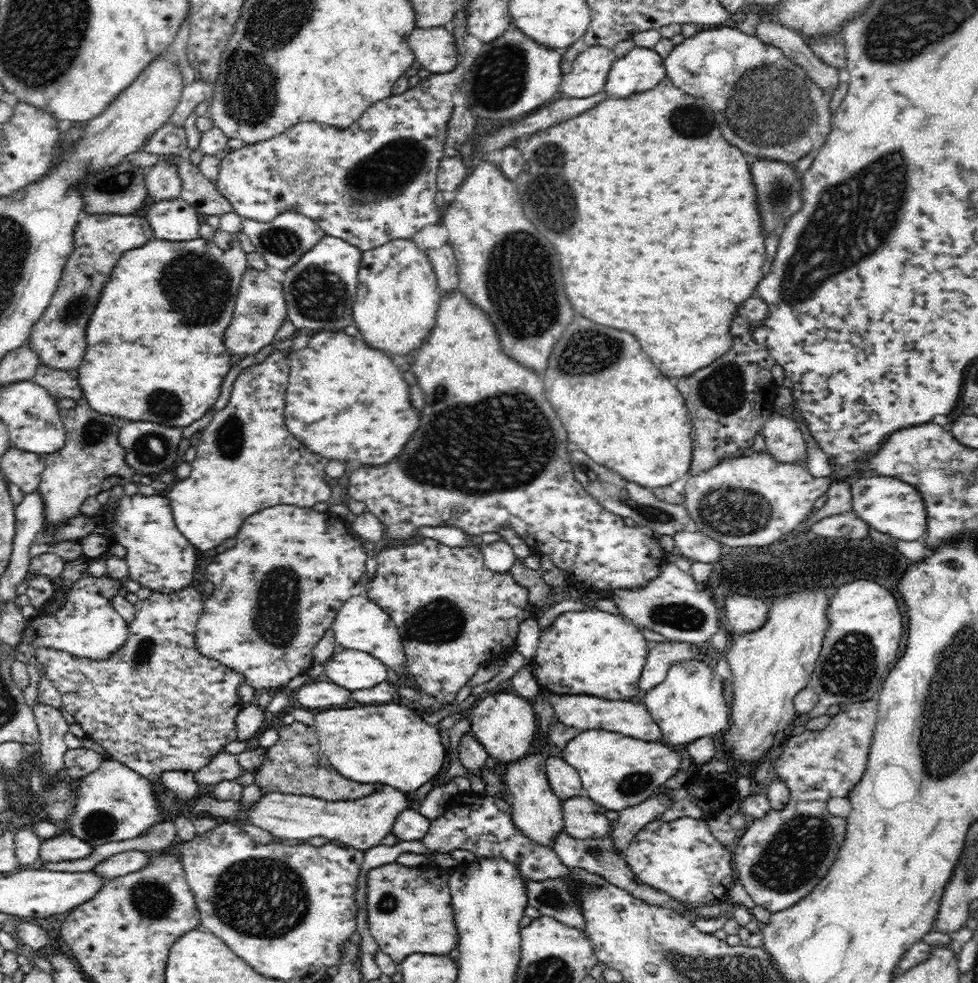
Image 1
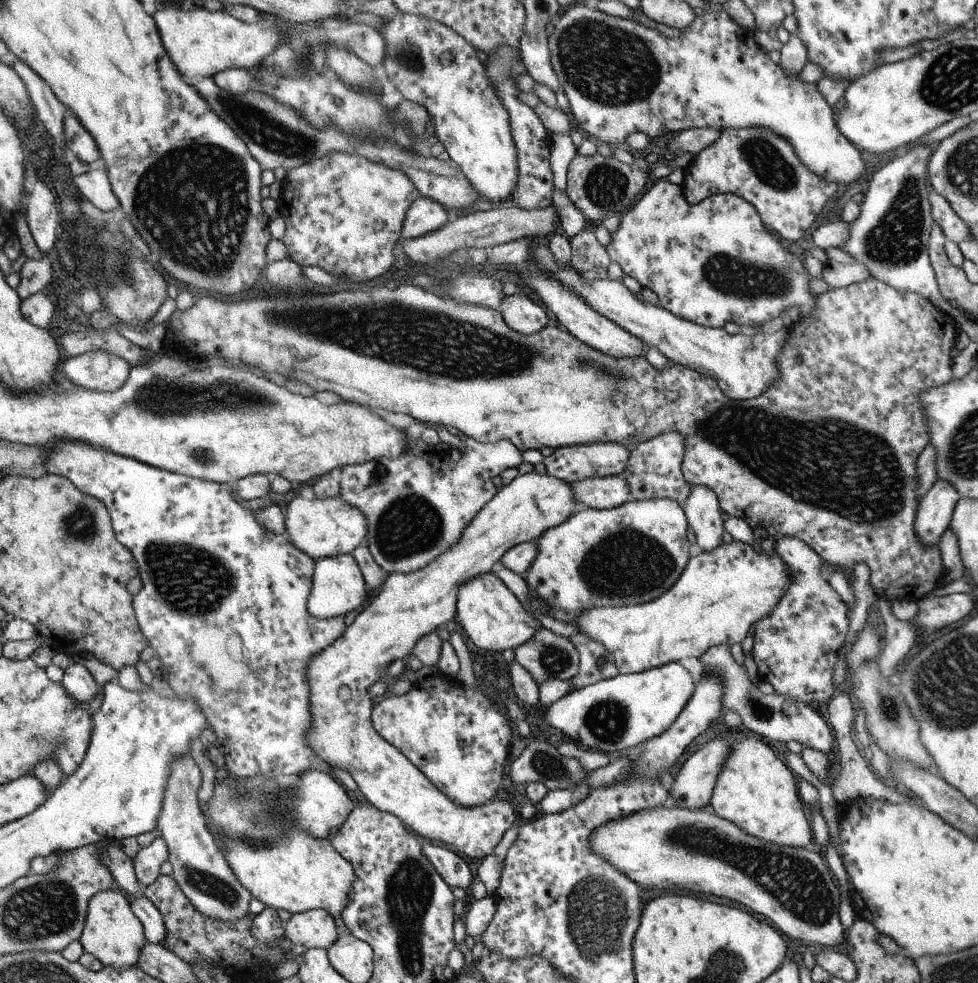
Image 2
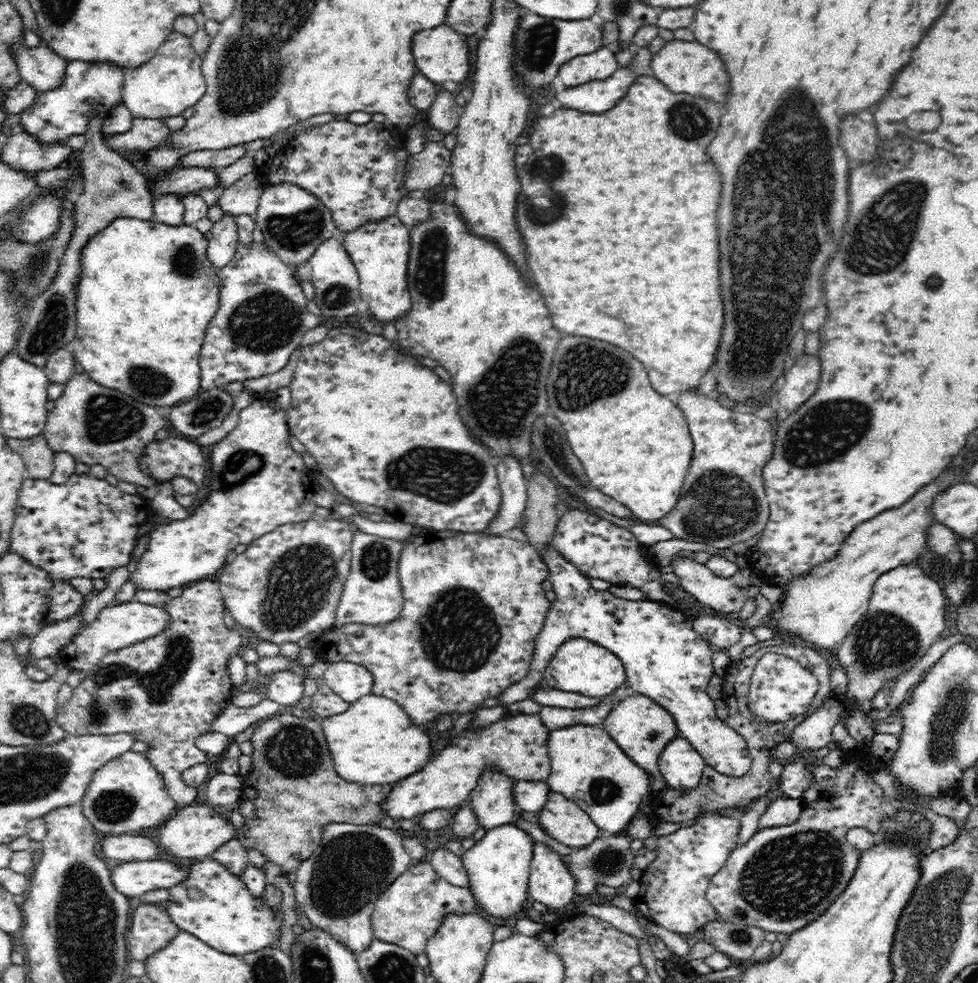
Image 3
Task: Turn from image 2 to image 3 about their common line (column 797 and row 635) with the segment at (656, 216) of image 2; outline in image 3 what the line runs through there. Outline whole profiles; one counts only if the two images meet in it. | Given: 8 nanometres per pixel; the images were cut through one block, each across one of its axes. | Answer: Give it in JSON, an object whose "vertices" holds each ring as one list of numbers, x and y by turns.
{"vertices":[[308,519,277,526,272,532,247,544,241,554,226,563,220,570,218,582,223,604,236,623,255,632,263,641,278,646,298,641,312,632,324,633,336,622,336,610,343,592,344,583,351,569,352,530,343,520]]}

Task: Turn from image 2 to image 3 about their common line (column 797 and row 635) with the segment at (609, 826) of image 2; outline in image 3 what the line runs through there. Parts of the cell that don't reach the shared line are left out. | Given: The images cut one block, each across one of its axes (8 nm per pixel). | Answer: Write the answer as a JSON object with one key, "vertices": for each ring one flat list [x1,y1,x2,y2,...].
{"vertices":[[915,562,897,566,881,574,874,583,872,598,870,598,866,614,852,627,847,638,844,638,833,656,848,675,846,695,850,706,858,714,870,712,874,708,871,700,876,693,884,688,888,680,897,678,899,674,910,670,916,662,920,661,930,647,940,641,940,634,949,620,949,609,944,591,938,582,928,577]]}

